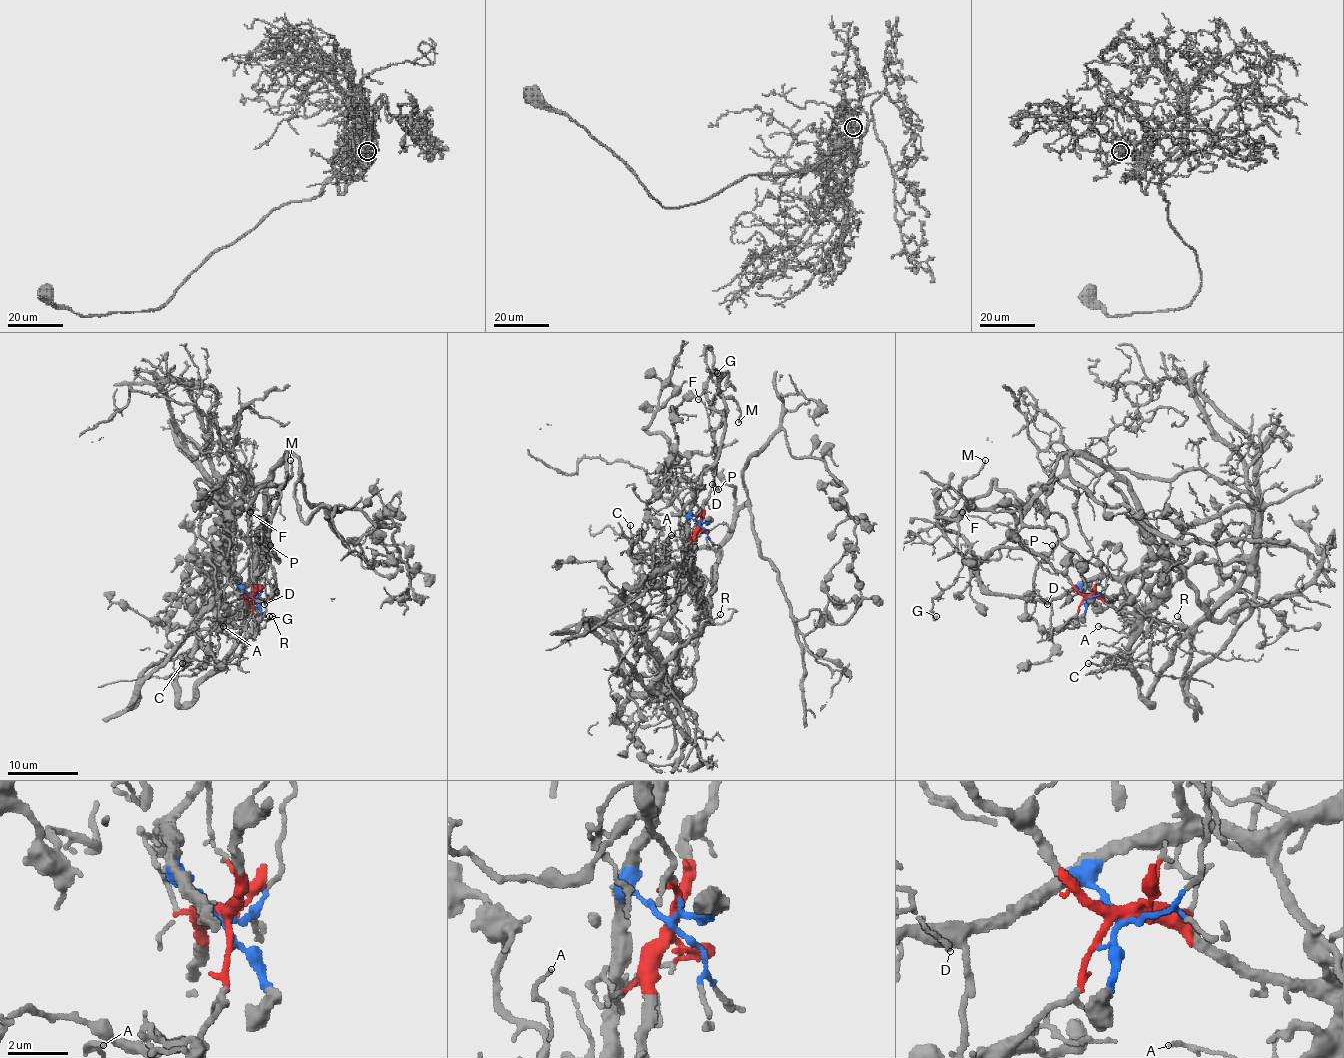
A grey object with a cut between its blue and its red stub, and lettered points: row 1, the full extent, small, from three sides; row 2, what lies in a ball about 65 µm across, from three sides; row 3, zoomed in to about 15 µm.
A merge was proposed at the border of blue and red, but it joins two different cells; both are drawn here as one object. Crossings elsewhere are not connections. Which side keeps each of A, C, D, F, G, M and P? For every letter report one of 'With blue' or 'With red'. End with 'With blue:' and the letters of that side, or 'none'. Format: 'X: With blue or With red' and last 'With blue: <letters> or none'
A: With red
C: With red
D: With blue
F: With red
G: With blue
M: With blue
P: With red
With blue: D, G, M

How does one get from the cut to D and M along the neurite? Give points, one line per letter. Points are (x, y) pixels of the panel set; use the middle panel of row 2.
D: (699, 524), (692, 517), (690, 505), (699, 493), (701, 475), (713, 468), (711, 484)
M: (699, 524), (690, 505), (724, 428), (706, 394), (713, 375), (718, 394), (738, 405), (738, 422)

